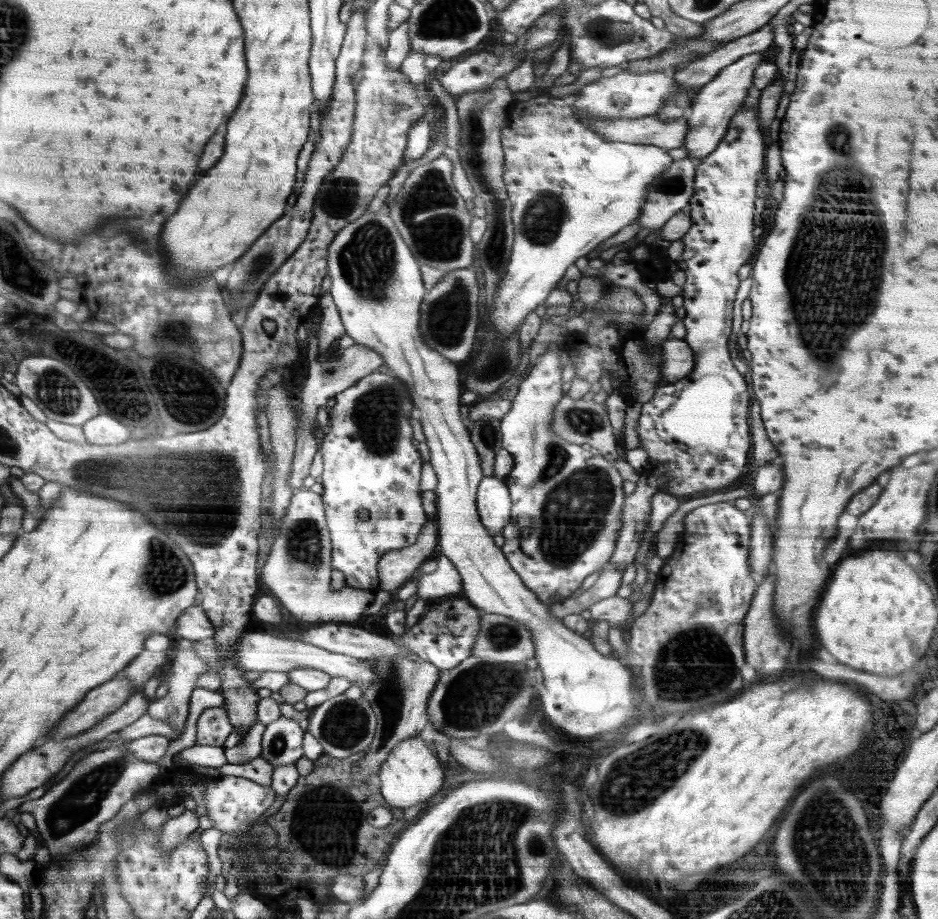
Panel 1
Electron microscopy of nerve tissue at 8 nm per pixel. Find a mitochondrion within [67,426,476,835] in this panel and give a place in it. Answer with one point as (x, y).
(162, 574)

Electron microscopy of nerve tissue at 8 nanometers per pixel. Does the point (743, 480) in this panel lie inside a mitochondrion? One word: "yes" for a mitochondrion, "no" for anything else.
no

